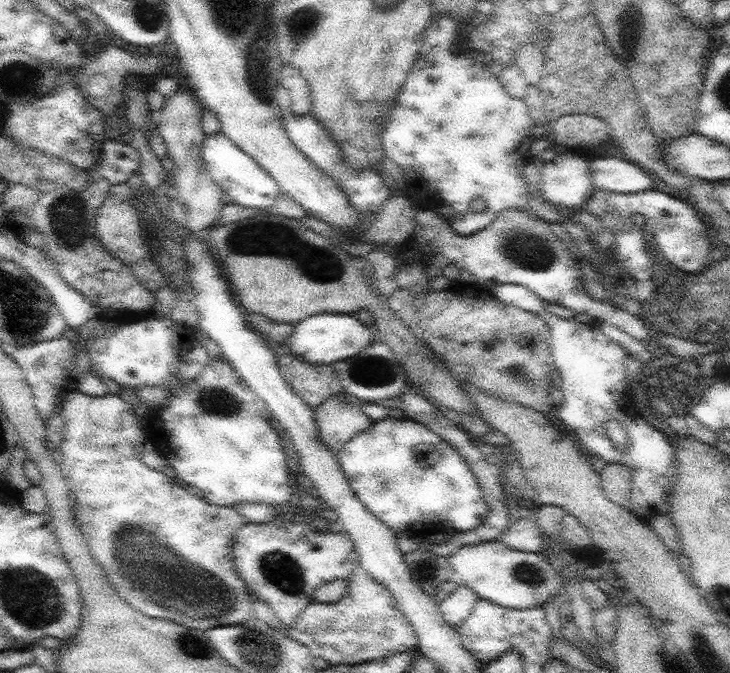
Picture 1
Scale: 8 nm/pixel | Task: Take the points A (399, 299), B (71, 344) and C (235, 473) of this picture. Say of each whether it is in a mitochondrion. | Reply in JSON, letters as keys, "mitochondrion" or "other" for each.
{"A":"other","B":"other","C":"other"}

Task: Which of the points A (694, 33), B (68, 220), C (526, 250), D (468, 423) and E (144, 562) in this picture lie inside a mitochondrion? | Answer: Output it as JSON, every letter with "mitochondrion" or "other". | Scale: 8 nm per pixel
{"A":"other","B":"mitochondrion","C":"mitochondrion","D":"other","E":"mitochondrion"}

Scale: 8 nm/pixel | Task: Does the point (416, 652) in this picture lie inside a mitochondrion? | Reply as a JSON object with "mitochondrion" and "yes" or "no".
{"mitochondrion":"no"}

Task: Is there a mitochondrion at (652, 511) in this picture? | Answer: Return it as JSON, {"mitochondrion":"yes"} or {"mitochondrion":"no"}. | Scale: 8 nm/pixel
{"mitochondrion":"no"}

